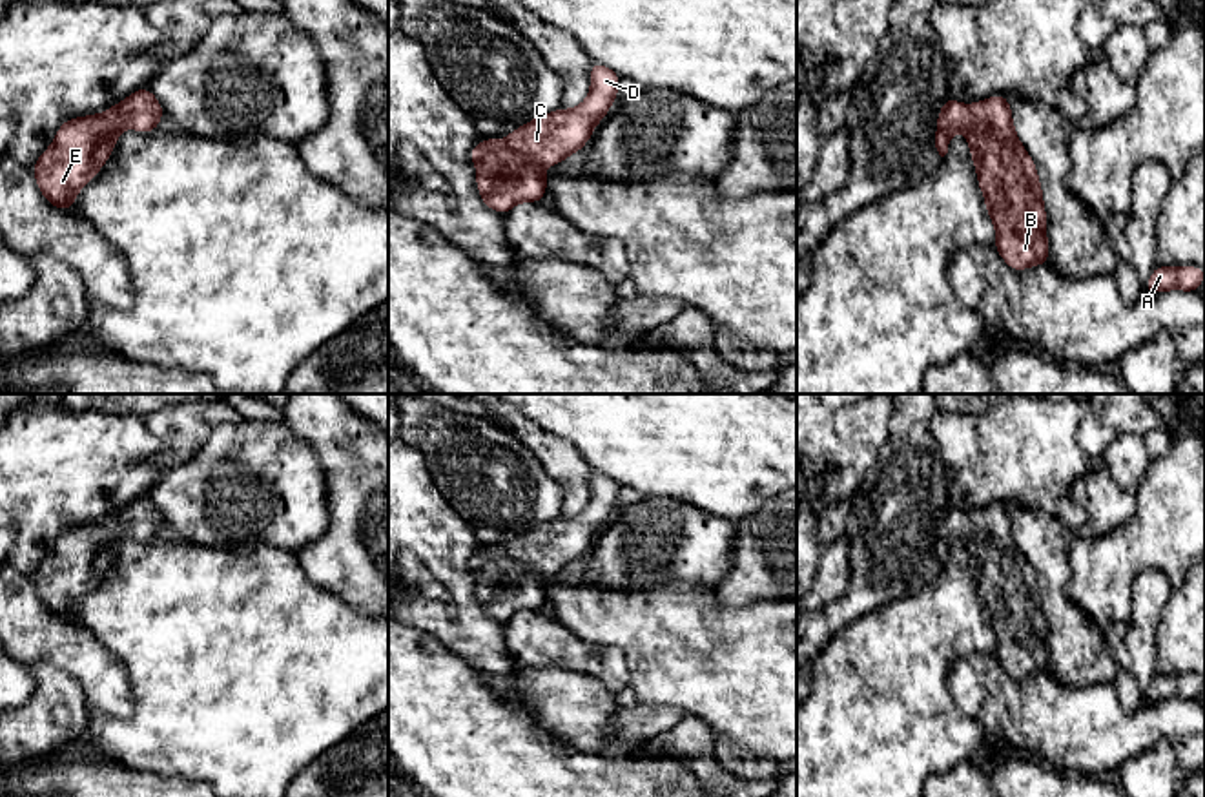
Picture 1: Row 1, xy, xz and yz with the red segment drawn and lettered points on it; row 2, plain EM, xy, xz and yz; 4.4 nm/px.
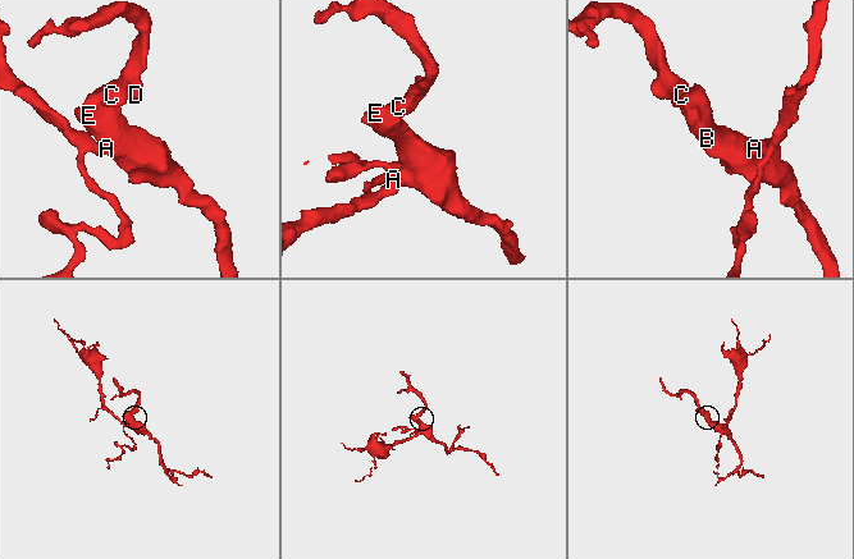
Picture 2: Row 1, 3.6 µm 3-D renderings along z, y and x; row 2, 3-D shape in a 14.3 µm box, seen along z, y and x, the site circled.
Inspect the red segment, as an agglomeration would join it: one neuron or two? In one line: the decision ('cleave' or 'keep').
keep

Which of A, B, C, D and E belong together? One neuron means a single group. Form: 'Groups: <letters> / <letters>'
Groups: A B C D E

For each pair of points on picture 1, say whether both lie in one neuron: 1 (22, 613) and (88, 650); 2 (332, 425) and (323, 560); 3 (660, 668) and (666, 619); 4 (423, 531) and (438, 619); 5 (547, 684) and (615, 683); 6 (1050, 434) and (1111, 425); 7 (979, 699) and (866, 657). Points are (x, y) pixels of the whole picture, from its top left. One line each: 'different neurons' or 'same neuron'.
1: same neuron
2: same neuron
3: same neuron
4: same neuron
5: different neurons
6: different neurons
7: different neurons

